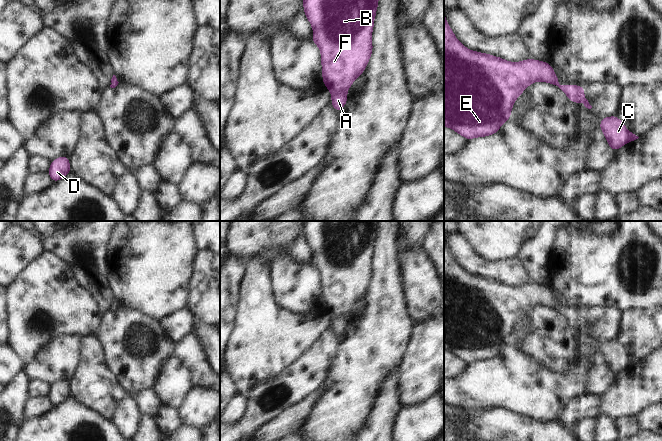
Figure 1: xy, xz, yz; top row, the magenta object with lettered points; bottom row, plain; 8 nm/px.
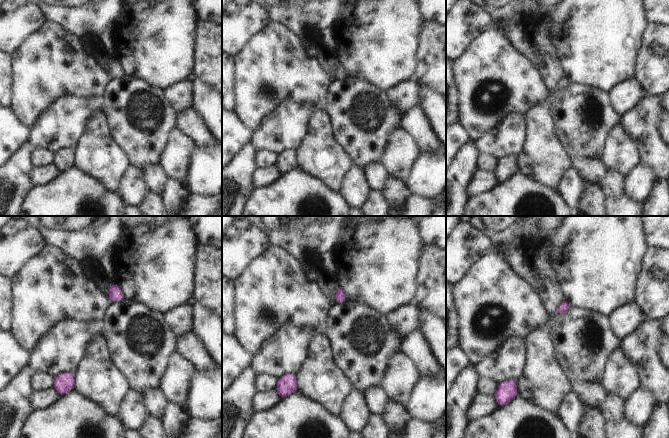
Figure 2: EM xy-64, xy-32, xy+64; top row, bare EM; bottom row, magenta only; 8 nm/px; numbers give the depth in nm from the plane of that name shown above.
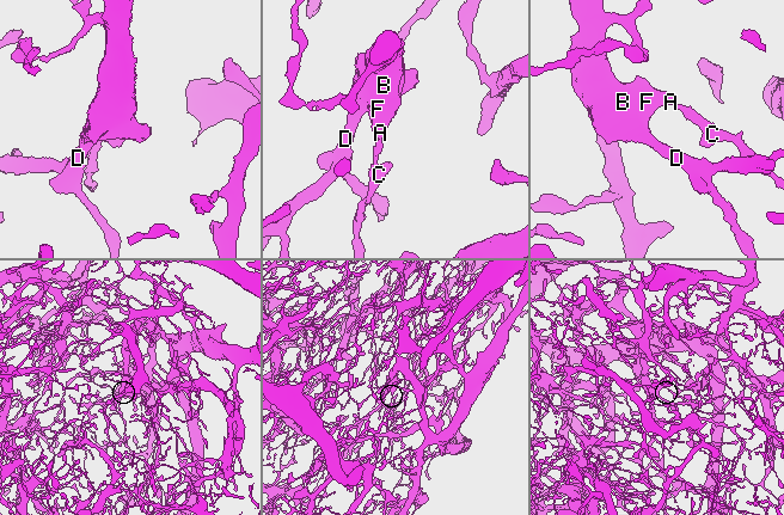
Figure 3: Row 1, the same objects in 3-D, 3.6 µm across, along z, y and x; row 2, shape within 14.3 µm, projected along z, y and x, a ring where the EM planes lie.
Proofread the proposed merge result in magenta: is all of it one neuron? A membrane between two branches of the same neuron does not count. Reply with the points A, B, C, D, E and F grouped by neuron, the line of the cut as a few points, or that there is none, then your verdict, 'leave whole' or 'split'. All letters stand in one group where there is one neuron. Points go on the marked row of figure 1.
A B C D E F | no cut | leave whole

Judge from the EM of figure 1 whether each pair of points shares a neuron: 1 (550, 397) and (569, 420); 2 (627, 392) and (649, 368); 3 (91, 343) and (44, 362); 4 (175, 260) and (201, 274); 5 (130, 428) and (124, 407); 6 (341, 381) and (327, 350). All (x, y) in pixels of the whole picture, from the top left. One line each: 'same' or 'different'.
1: different
2: same
3: different
4: different
5: same
6: different

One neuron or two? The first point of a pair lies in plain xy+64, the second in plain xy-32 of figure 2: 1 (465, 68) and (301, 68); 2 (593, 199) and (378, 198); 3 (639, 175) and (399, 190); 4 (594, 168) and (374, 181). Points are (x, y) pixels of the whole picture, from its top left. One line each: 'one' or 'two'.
1: one
2: one
3: two
4: one

